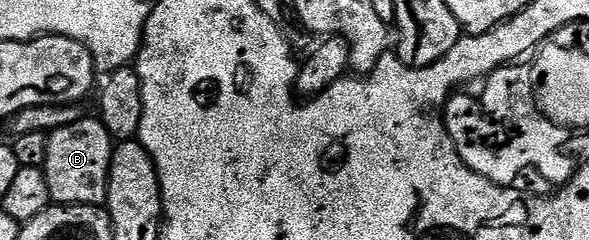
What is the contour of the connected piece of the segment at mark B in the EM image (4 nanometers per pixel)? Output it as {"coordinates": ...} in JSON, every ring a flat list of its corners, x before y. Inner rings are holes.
{"coordinates":[[96,117,79,119,74,125,59,127,48,135,48,156,44,176,56,205,104,205,108,201,108,174,112,164,114,140]]}

